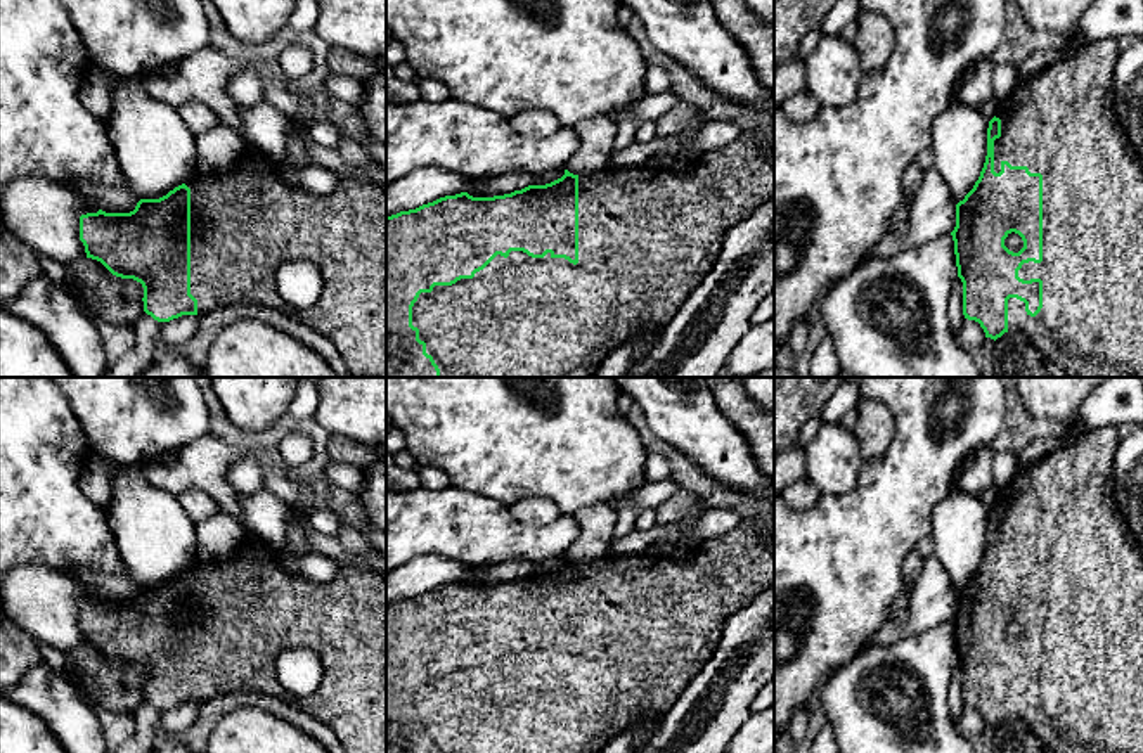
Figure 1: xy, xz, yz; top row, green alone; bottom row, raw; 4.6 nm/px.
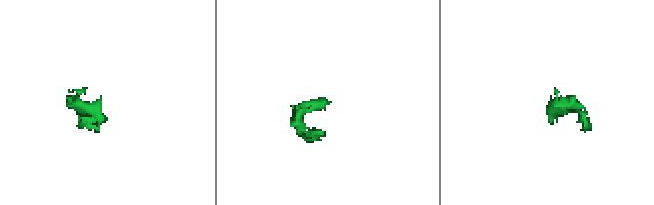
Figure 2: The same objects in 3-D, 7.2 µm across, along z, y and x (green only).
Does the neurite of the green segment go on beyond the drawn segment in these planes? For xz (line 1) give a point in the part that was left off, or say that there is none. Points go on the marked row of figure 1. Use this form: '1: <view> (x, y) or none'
1: xz (646, 236)

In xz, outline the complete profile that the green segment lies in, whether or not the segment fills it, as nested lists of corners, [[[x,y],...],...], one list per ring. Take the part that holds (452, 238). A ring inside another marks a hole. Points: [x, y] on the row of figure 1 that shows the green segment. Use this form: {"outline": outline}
{"outline": [[[760,130],[741,132],[726,147],[707,152],[693,159],[691,168],[679,175],[670,168],[651,166],[606,166],[587,175],[573,175],[565,170],[565,175],[546,185],[528,185],[504,196],[473,197],[468,192],[445,196],[433,203],[423,204],[416,209],[400,211],[386,216],[386,377],[589,377],[599,364],[622,343],[625,343],[639,327],[653,327],[656,334],[674,319],[679,306],[691,294],[691,291],[703,280],[710,268],[717,263],[726,232],[736,223],[748,218],[764,201],[774,196],[774,145],[767,133]]]}

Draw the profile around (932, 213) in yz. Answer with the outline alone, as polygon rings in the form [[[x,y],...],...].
[[[930,166],[923,171],[906,225],[885,235],[869,251],[869,258],[890,258],[951,234],[956,227],[956,204],[944,177]]]

